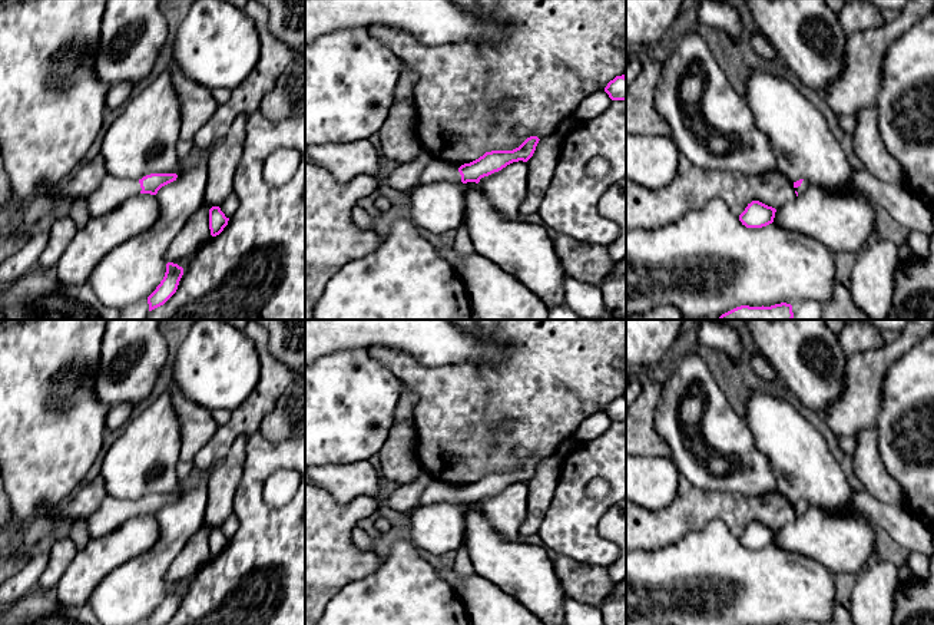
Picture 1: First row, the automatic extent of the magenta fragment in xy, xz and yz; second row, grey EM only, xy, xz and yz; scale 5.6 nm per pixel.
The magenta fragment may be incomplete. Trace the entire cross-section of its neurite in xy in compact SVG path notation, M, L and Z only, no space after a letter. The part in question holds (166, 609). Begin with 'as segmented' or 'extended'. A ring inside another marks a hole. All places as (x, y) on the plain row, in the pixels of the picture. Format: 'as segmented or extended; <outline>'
as segmented; M168 583L166 593L156 611L148 618L148 625L165 625L178 611L183 589Z

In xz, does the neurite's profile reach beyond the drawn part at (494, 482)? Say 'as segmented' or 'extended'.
extended

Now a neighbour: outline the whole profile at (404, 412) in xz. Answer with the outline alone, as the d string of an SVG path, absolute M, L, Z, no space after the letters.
M403 384L400 401L395 409L394 421L408 421L414 427L414 407L418 396Z

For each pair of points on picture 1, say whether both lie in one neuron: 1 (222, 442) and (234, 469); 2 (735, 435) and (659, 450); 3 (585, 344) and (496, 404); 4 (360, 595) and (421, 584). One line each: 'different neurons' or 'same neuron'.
1: different neurons
2: different neurons
3: same neuron
4: same neuron

